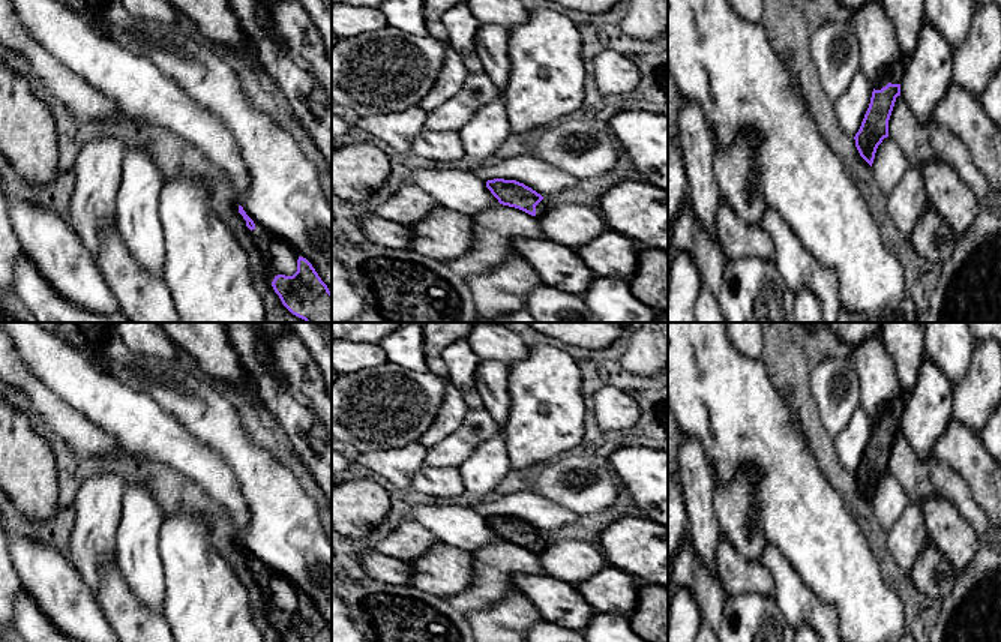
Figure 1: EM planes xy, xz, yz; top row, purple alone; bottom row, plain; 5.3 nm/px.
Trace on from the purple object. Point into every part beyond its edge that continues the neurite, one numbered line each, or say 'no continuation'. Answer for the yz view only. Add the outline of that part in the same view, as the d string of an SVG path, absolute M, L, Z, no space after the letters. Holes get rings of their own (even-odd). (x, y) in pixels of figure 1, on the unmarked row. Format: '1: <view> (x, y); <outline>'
1: yz (895, 408); M900 392L882 411L882 414L873 420L875 426L881 426L888 418L891 420L900 420L903 408L905 408L905 399L906 396Z

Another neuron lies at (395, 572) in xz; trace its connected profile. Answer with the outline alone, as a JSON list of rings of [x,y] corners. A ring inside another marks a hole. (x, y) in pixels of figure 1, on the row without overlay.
[[[368,550],[360,555],[359,564],[366,576],[390,586],[410,586],[411,584],[411,564],[407,561]]]

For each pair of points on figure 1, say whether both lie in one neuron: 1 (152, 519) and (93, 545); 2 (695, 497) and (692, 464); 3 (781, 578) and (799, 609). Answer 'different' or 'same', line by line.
1: different
2: same
3: same

